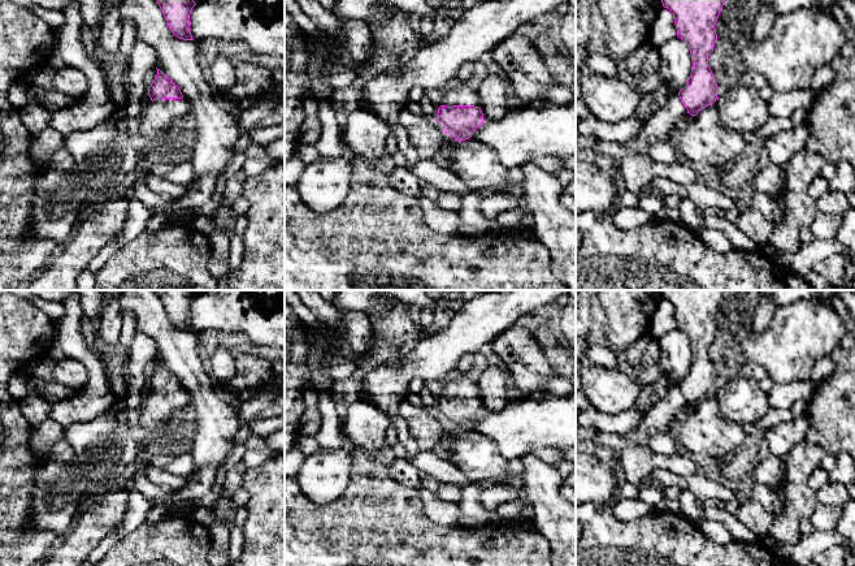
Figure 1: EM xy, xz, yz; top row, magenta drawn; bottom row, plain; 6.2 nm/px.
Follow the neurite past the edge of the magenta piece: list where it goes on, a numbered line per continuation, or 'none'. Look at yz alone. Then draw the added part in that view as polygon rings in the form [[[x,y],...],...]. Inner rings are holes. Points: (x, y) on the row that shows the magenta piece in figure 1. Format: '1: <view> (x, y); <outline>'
1: yz (660, 126); [[[678,94],[670,95],[667,103],[648,117],[642,130],[632,139],[622,142],[630,150],[647,155],[650,146],[656,142],[674,142],[676,122],[687,113]]]

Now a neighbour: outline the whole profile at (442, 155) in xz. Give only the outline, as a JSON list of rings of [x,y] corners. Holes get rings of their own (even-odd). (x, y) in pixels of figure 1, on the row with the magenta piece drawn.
[[[456,141],[446,142],[440,146],[440,148],[430,157],[434,163],[437,163],[440,168],[450,170],[451,167],[448,164],[448,159],[456,146]]]

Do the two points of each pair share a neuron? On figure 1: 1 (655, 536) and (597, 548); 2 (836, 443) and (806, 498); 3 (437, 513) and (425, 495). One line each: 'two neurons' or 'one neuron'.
1: one neuron
2: two neurons
3: one neuron

